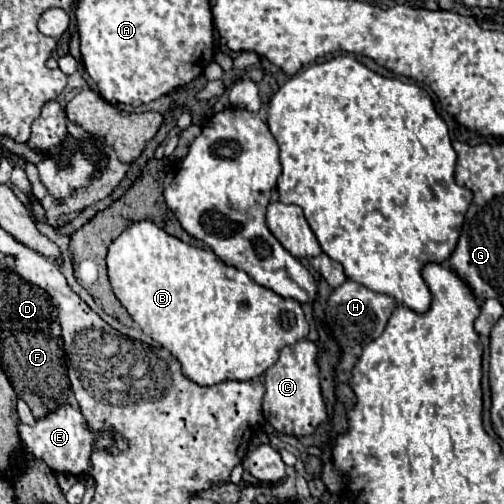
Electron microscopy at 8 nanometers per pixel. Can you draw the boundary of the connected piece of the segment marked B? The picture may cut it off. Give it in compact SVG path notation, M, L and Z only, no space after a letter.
M134 222L126 228L110 244L106 262L114 294L132 320L146 336L168 348L174 358L180 360L184 374L200 386L214 386L224 380L258 378L276 364L284 346L302 342L310 332L300 302L278 296L270 288L254 282L244 270L218 260L214 252L186 244L166 234L154 222Z

